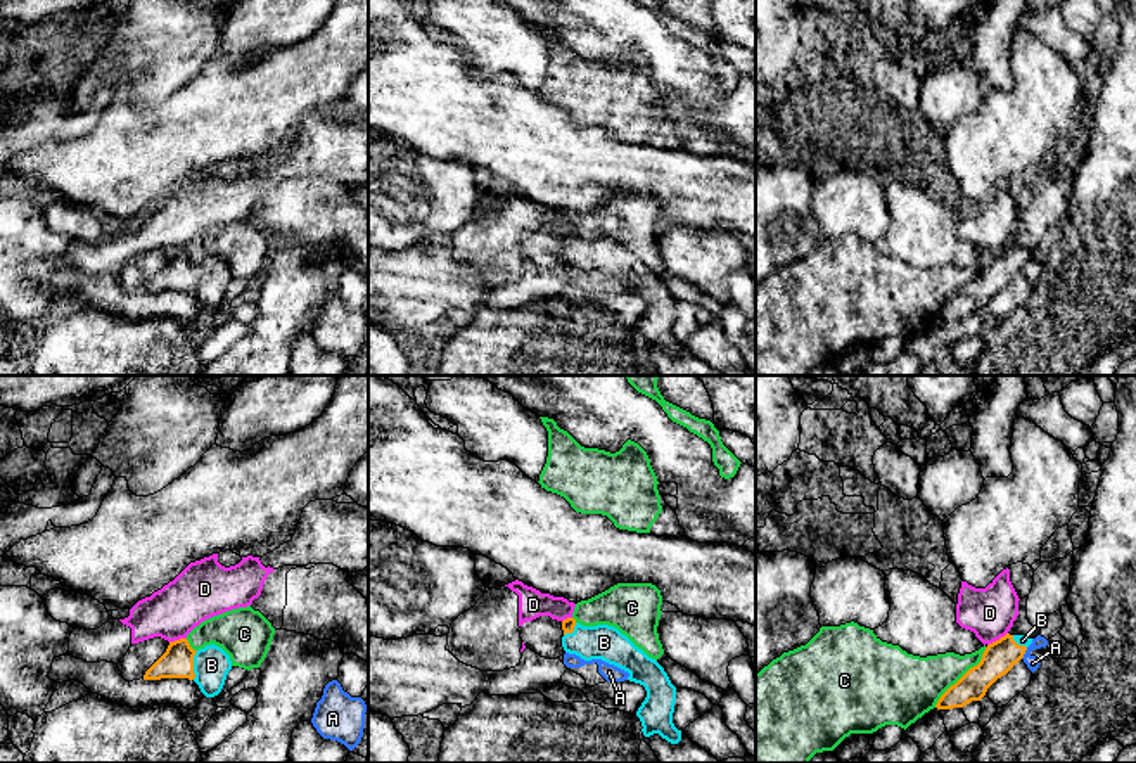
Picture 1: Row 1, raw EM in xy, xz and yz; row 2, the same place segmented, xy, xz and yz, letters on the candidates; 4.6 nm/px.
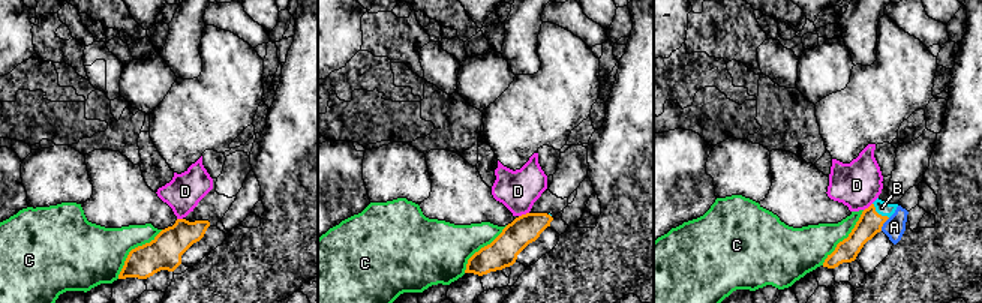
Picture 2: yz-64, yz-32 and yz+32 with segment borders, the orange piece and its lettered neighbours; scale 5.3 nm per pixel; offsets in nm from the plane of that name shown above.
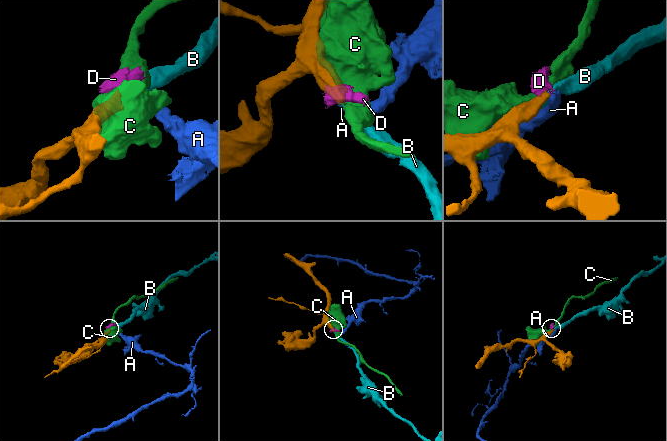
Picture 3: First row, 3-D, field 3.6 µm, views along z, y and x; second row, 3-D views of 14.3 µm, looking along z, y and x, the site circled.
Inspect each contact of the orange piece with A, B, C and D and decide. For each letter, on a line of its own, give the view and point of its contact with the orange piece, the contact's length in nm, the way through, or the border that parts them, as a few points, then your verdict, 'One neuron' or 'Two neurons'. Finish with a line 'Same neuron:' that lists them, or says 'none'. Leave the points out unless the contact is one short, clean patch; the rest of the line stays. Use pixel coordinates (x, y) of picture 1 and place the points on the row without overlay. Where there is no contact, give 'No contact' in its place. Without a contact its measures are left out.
A: Touches orange at yz (1024, 265). Shared border 70 nm. Boundary: yz (1027, 260), (1021, 270). Two neurons
B: Touches orange at xy (192, 277). Shared border 140 nm. Path across: xy (177, 274), (192, 277), (211, 277). One neuron
C: Touches orange at yz (963, 288). Shared border 380 nm. Two neurons
D: Touches orange at yz (996, 253). Shared border 120 nm. Boundary: yz (1007, 244), (988, 258). Two neurons
Same neuron: B

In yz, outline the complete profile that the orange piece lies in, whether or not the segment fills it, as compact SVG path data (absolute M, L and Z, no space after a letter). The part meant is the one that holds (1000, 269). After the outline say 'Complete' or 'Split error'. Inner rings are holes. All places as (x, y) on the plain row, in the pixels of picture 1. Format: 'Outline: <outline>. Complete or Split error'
Outline: M1006 246L989 256L977 279L970 280L954 298L937 313L937 322L963 320L972 313L980 313L987 301L1006 287L1025 266L1032 251Z. Split error

